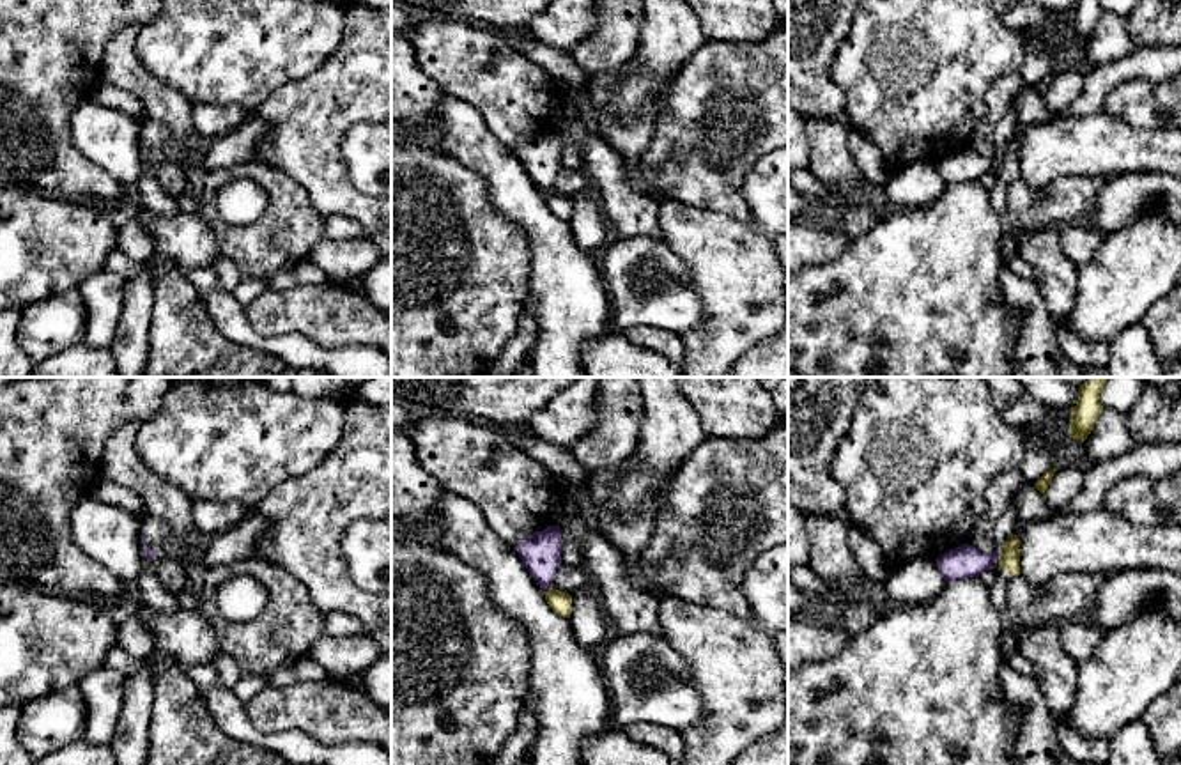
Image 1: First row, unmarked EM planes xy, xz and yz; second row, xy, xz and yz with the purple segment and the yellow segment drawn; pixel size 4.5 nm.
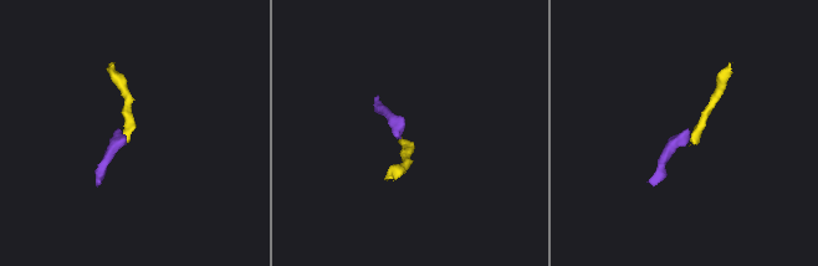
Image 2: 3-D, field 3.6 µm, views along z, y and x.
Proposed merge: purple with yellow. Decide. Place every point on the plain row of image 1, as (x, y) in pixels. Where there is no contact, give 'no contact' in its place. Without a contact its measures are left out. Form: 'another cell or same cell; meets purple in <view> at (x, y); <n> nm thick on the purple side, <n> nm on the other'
another cell; meets purple in yz at (999, 158); 140 nm thick on the purple side, 100 nm on the other

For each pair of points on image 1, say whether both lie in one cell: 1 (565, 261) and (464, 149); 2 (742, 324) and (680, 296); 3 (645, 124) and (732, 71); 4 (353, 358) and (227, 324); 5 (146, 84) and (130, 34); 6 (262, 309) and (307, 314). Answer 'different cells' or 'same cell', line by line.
1: same cell
2: different cells
3: different cells
4: same cell
5: same cell
6: same cell

